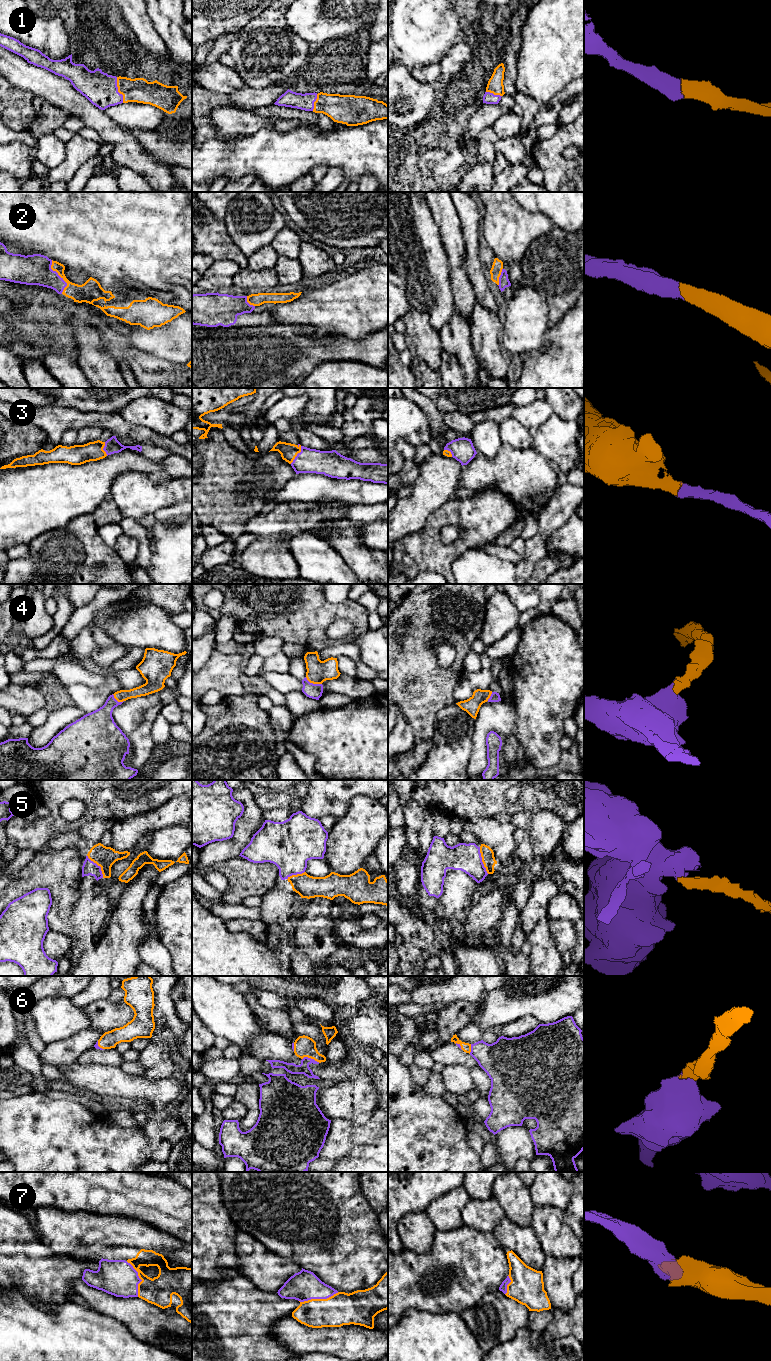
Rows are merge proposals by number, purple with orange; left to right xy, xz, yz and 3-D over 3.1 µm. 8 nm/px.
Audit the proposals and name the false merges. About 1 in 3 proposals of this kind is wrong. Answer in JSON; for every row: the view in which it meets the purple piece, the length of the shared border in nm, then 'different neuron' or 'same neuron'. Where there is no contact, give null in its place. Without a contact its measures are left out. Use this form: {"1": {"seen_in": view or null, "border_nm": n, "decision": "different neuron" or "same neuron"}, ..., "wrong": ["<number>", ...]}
{"1": {"seen_in": "xy", "border_nm": 220, "decision": "same neuron"}, "2": {"seen_in": "xy", "border_nm": 280, "decision": "same neuron"}, "3": {"seen_in": "xz", "border_nm": 180, "decision": "same neuron"}, "4": {"seen_in": "xz", "border_nm": 150, "decision": "same neuron"}, "5": {"seen_in": "yz", "border_nm": 220, "decision": "different neuron"}, "6": {"seen_in": "xz", "border_nm": 150, "decision": "same neuron"}, "7": {"seen_in": "xz", "border_nm": 320, "decision": "same neuron"}, "wrong": ["5"]}

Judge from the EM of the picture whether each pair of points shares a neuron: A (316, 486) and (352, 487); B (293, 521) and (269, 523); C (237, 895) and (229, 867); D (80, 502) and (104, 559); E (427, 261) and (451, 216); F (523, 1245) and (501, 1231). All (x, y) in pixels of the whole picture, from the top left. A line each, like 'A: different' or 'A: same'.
A: same
B: same
C: same
D: different
E: different
F: same

